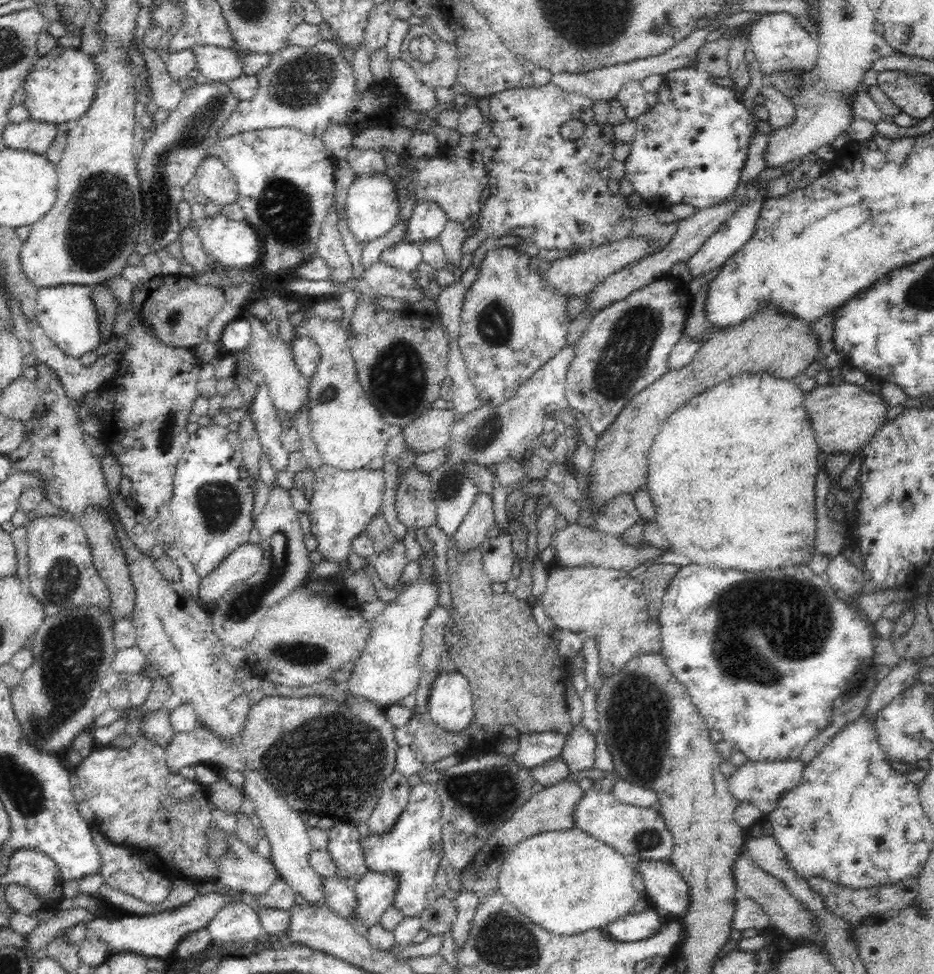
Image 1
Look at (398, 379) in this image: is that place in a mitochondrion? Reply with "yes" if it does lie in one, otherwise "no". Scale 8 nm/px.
yes

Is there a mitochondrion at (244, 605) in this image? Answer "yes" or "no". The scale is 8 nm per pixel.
yes

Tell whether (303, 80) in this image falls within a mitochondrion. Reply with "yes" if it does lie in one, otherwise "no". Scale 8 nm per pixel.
yes

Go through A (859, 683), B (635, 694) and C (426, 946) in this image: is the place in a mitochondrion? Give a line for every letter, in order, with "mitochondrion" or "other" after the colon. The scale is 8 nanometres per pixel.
A: other
B: mitochondrion
C: other

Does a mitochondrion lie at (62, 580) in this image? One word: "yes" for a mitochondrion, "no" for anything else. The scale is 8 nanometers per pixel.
yes

